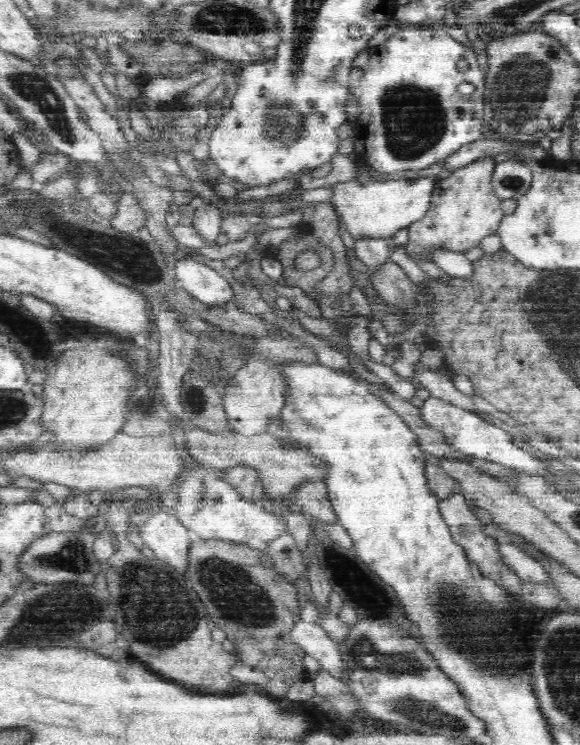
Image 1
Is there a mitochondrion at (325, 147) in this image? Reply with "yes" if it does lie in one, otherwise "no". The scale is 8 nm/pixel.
no

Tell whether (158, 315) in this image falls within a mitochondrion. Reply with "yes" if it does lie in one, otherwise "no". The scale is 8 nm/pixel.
no

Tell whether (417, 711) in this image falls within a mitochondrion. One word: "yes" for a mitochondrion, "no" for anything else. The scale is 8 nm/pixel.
yes

